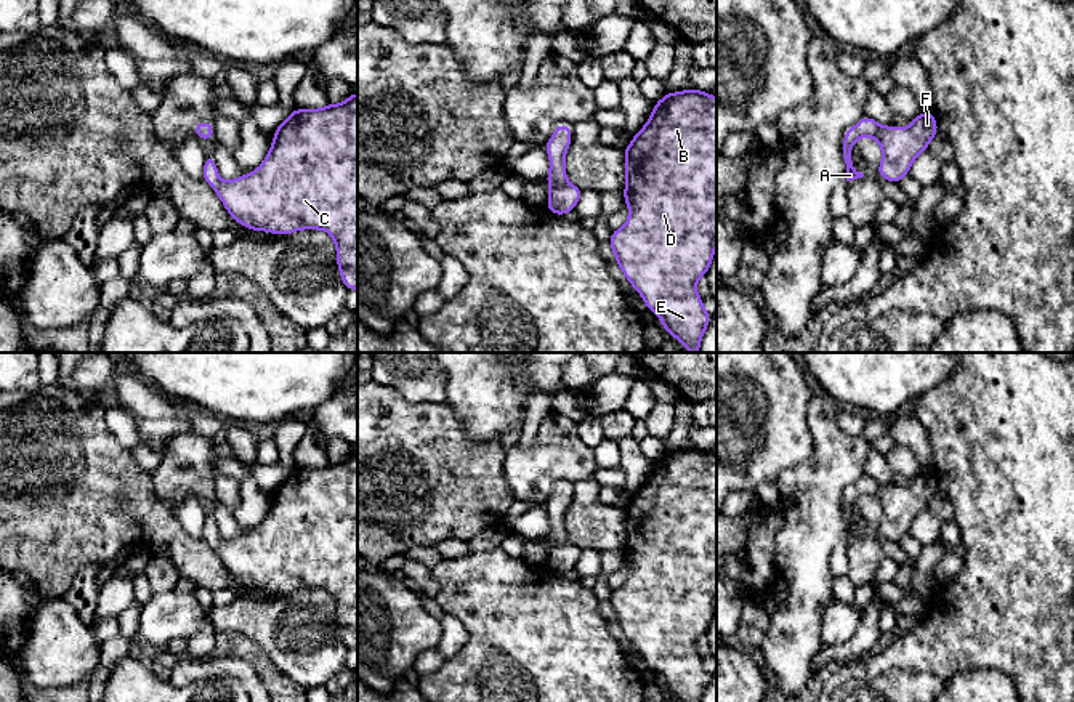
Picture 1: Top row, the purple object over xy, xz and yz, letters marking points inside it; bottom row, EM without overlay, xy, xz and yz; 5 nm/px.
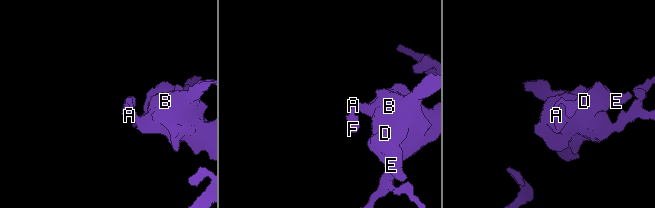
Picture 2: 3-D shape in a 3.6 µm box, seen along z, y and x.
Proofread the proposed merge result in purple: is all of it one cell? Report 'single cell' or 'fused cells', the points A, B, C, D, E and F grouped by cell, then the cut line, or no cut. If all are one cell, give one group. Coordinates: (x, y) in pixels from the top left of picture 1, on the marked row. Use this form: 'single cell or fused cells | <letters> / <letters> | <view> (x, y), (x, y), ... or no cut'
single cell | A B C D E F | no cut

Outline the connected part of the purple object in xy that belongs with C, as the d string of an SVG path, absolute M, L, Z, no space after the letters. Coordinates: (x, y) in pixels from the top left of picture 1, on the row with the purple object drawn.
M357 93L340 104L322 109L295 109L276 128L274 141L264 162L252 173L231 181L218 176L213 154L205 155L202 178L215 189L228 213L244 228L274 234L300 229L322 229L337 247L337 264L348 290L357 290Z

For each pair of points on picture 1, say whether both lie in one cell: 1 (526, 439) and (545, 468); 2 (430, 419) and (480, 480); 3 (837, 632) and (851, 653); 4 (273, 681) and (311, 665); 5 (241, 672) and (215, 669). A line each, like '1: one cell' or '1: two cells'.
1: two cells
2: one cell
3: two cells
4: two cells
5: one cell

